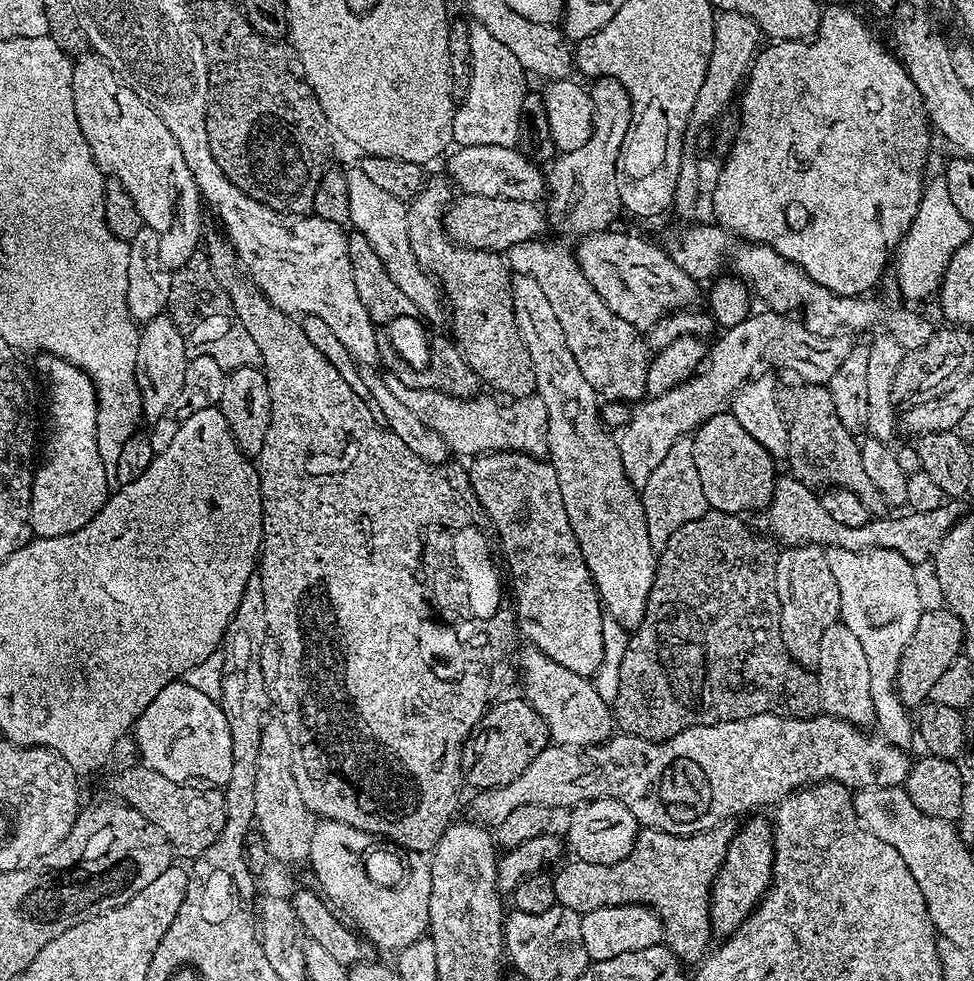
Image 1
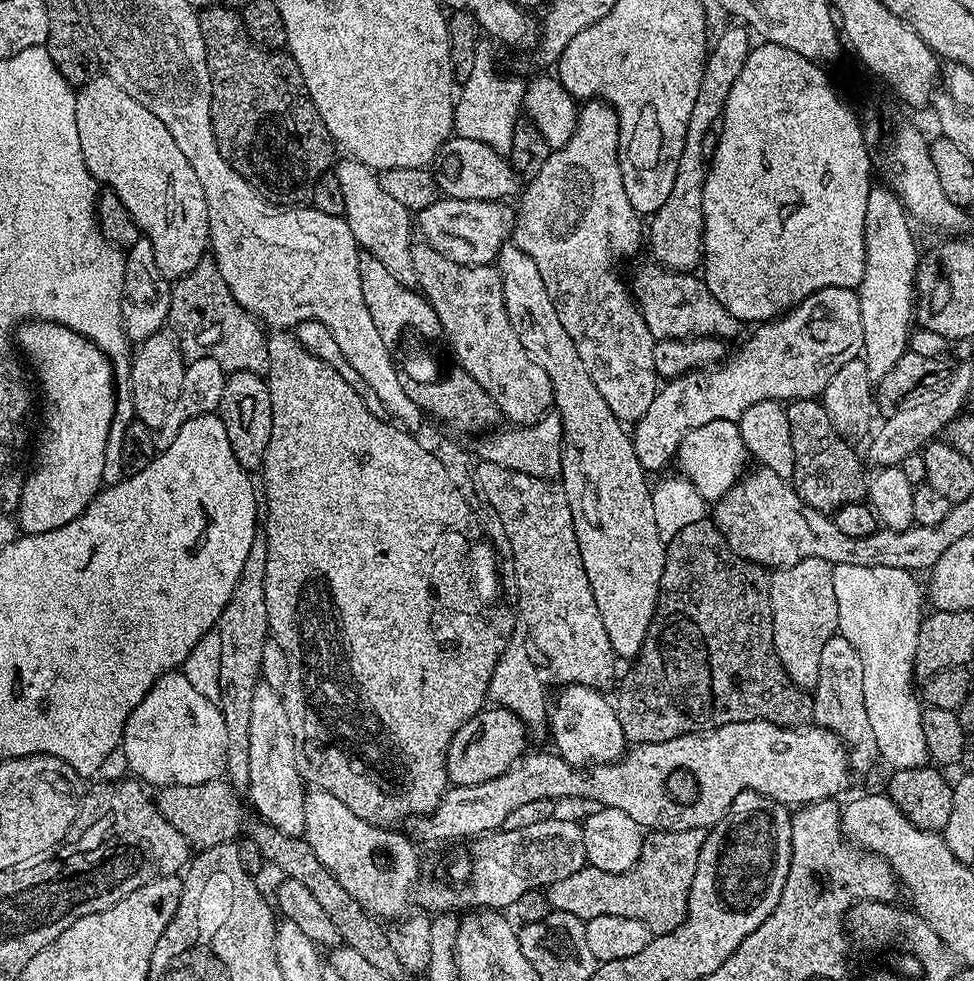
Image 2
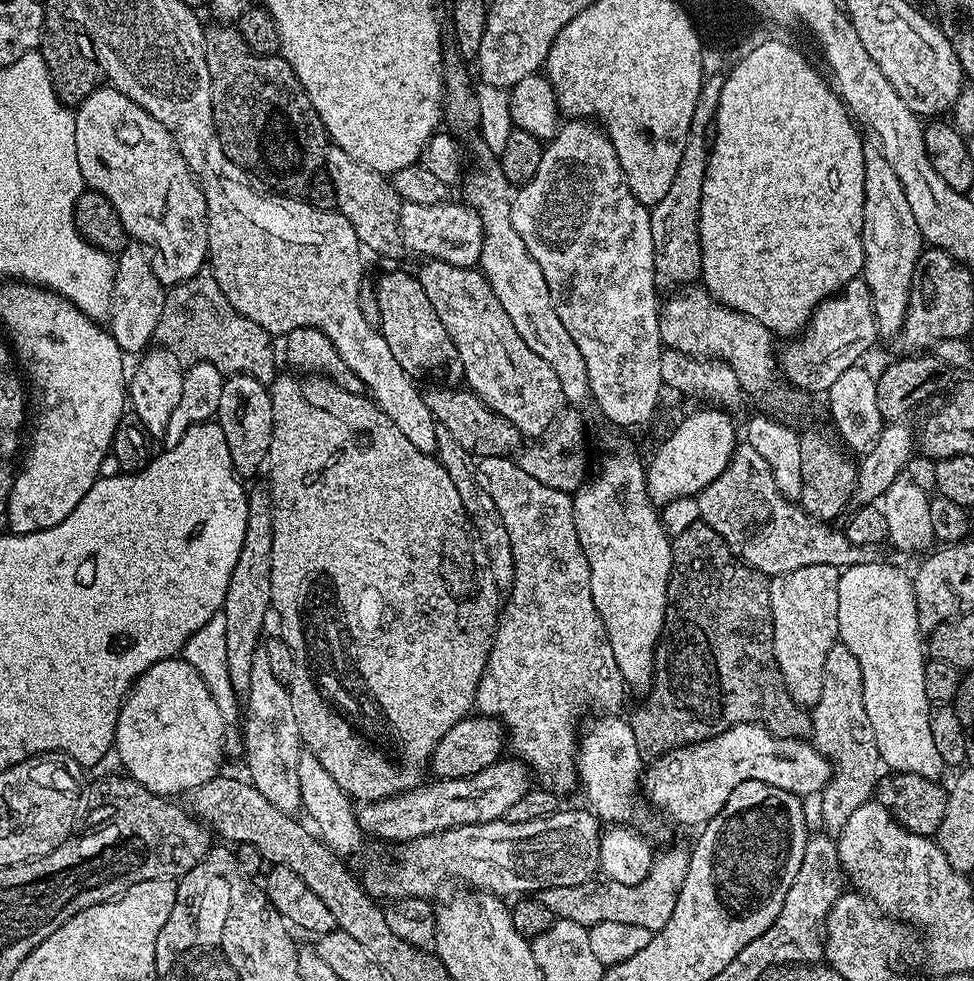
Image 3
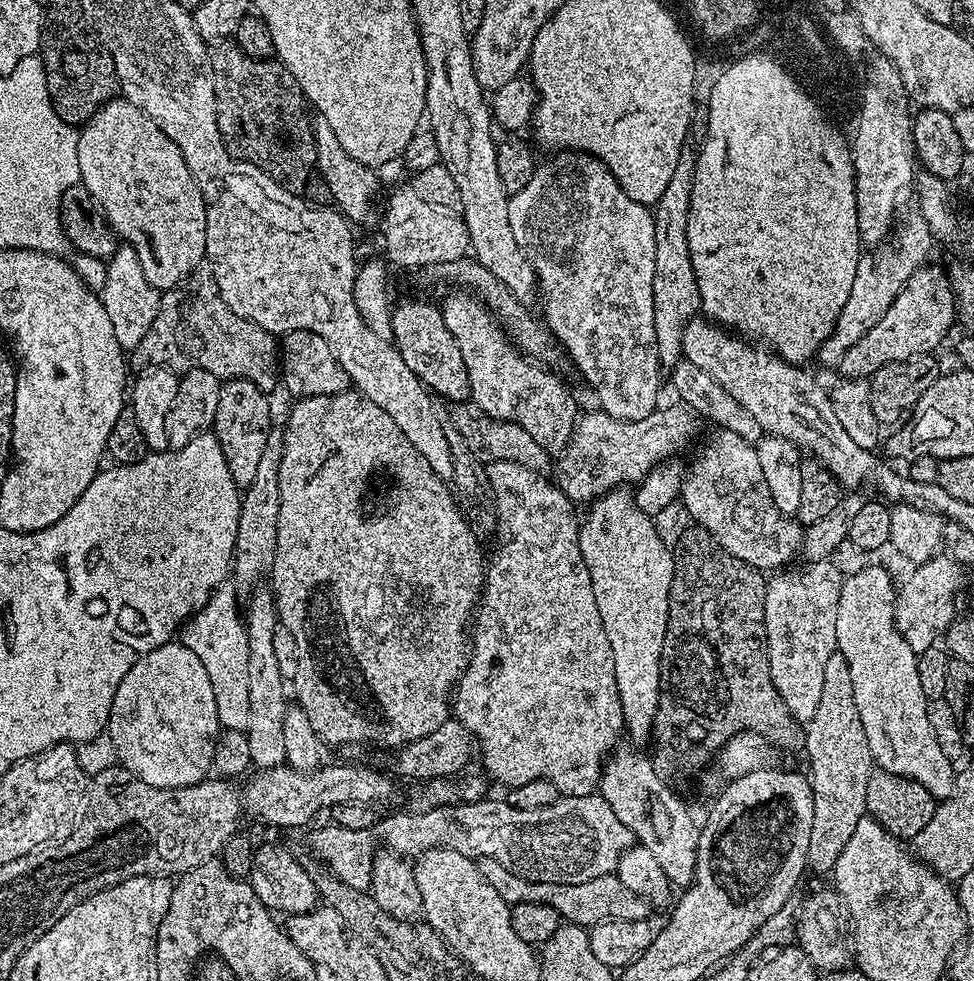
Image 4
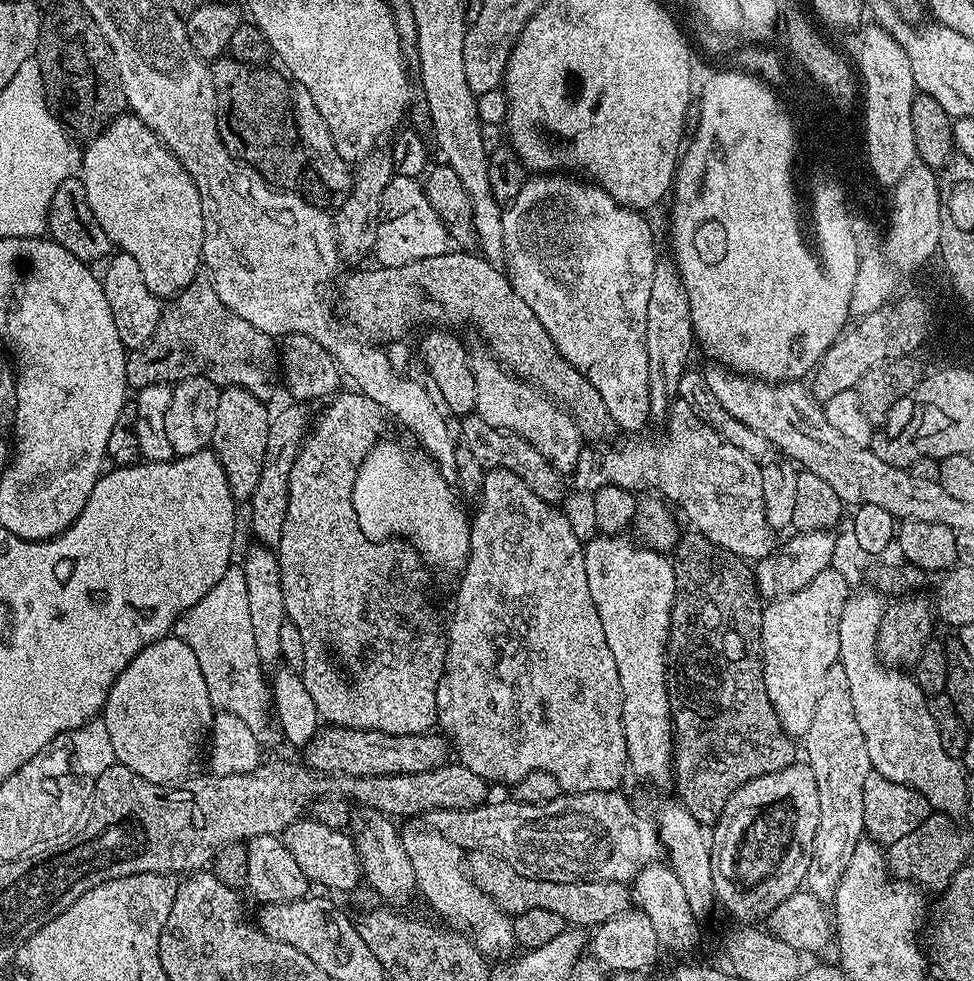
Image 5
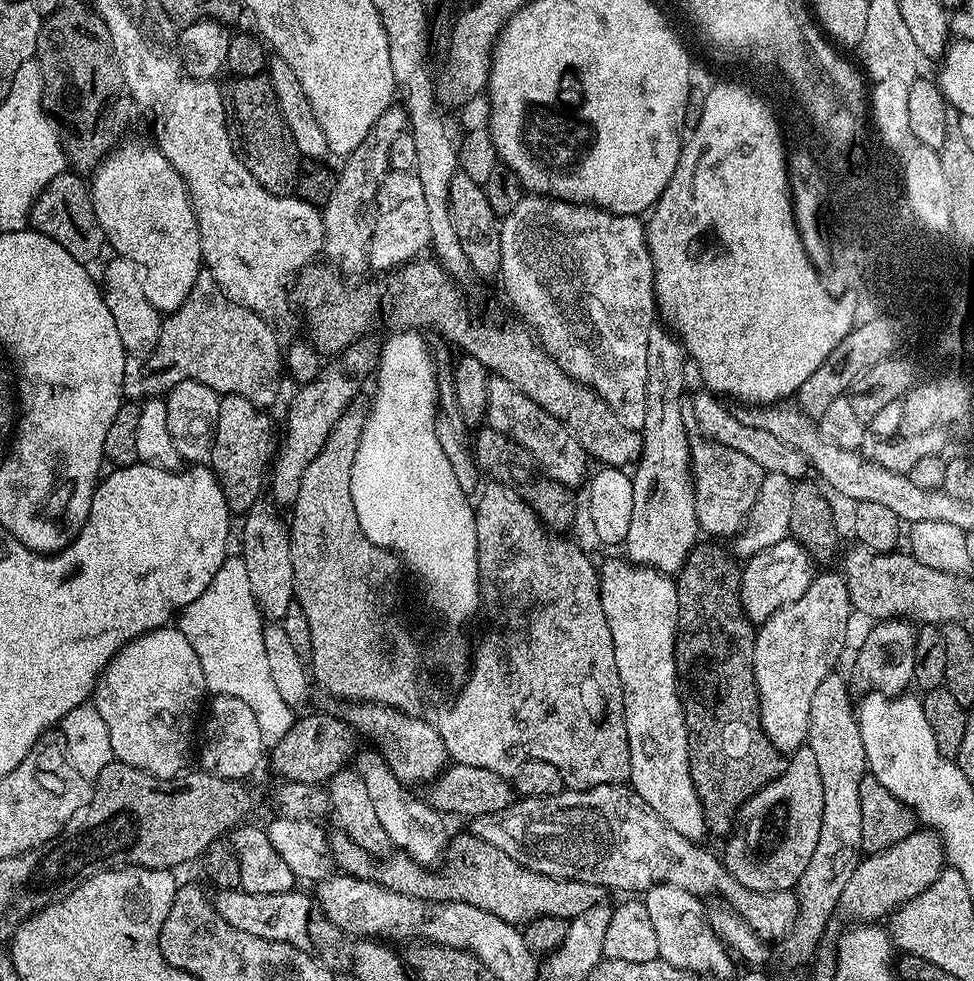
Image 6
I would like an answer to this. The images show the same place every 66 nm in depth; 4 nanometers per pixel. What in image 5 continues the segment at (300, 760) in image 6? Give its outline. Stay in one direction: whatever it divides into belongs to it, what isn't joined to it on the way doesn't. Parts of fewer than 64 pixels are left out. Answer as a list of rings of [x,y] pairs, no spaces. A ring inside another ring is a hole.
[[[324,726],[317,730],[306,746],[309,769],[320,774],[340,776],[397,776],[415,772],[433,772],[449,763],[450,744],[443,735],[429,730],[419,736],[391,736],[378,730]]]

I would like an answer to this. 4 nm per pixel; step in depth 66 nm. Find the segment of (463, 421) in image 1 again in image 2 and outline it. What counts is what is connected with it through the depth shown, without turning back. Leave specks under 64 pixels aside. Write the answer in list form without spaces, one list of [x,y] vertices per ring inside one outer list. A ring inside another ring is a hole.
[[[552,410],[531,424],[507,427],[489,431],[479,437],[480,441],[476,444],[479,459],[485,464],[506,466],[510,470],[530,474],[539,480],[555,481],[560,474],[564,445],[564,427],[559,412]]]

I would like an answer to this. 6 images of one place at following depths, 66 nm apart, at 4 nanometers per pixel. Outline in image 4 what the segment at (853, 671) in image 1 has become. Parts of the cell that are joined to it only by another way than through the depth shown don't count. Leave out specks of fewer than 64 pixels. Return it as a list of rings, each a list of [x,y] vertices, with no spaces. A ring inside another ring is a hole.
[[[839,654],[826,661],[826,671],[822,673],[822,699],[818,702],[818,710],[814,710],[814,718],[807,721],[804,733],[804,752],[812,763],[810,783],[814,798],[814,826],[810,830],[810,850],[808,851],[808,868],[811,871],[831,873],[838,862],[838,854],[850,842],[850,834],[854,834],[854,826],[866,816],[866,782],[874,771],[874,761],[870,742],[866,742],[866,730],[862,730],[862,718],[858,714],[858,706],[854,706],[854,682],[850,682],[850,670],[846,666],[846,658]]]

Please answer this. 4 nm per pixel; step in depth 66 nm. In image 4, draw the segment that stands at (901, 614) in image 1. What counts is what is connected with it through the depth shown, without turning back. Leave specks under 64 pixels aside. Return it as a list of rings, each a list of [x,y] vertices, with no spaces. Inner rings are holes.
[[[860,568],[853,576],[849,575],[838,598],[836,646],[839,655],[846,658],[850,682],[854,682],[854,706],[858,706],[862,730],[866,730],[866,742],[870,742],[875,767],[916,780],[930,790],[932,797],[943,798],[954,790],[957,769],[953,761],[942,754],[938,738],[934,738],[934,726],[930,726],[928,717],[928,695],[922,690],[922,682],[918,682],[918,653],[896,628],[897,591],[897,585],[892,585],[891,574],[884,568]]]

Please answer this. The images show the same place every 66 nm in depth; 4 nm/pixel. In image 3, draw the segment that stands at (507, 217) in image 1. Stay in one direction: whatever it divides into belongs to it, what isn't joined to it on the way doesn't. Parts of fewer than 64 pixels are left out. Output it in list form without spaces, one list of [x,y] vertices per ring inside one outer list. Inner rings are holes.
[[[441,202],[438,204],[400,205],[400,243],[416,256],[428,260],[441,260],[454,266],[475,268],[482,254],[482,222],[474,209],[463,202]]]

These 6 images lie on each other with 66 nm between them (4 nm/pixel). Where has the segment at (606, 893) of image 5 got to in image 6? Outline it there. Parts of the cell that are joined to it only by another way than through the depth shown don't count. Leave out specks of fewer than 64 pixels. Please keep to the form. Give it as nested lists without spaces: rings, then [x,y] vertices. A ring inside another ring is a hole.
[[[336,830],[331,833],[330,843],[331,851],[334,857],[334,864],[337,869],[345,876],[357,876],[359,880],[375,880],[384,888],[389,888],[395,892],[401,892],[407,896],[413,896],[419,900],[464,900],[470,906],[478,906],[498,918],[502,922],[523,926],[529,924],[532,920],[537,920],[543,916],[553,916],[563,920],[572,921],[580,914],[585,914],[586,910],[601,903],[606,896],[605,889],[598,887],[590,882],[578,882],[577,880],[555,880],[546,874],[538,874],[534,870],[526,870],[510,854],[505,854],[503,850],[498,850],[498,846],[490,846],[490,842],[482,842],[477,836],[465,834],[451,841],[450,854],[452,857],[448,860],[444,872],[432,873],[431,867],[425,866],[413,860],[407,854],[388,854],[377,863],[373,855],[358,846],[357,842],[350,839],[347,833]]]

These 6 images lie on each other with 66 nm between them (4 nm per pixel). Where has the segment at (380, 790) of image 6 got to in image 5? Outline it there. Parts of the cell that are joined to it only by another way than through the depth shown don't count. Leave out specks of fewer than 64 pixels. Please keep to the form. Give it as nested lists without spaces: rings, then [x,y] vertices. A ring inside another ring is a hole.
[[[422,826],[420,829],[405,829],[402,834],[402,842],[414,870],[419,895],[422,894],[425,900],[451,923],[449,924],[451,927],[470,935],[475,948],[488,958],[504,954],[511,947],[515,947],[511,919],[507,916],[507,913],[501,911],[500,907],[493,902],[491,896],[481,891],[471,875],[468,875],[466,854],[462,848],[458,847],[456,843],[450,842],[440,832],[427,830]]]

